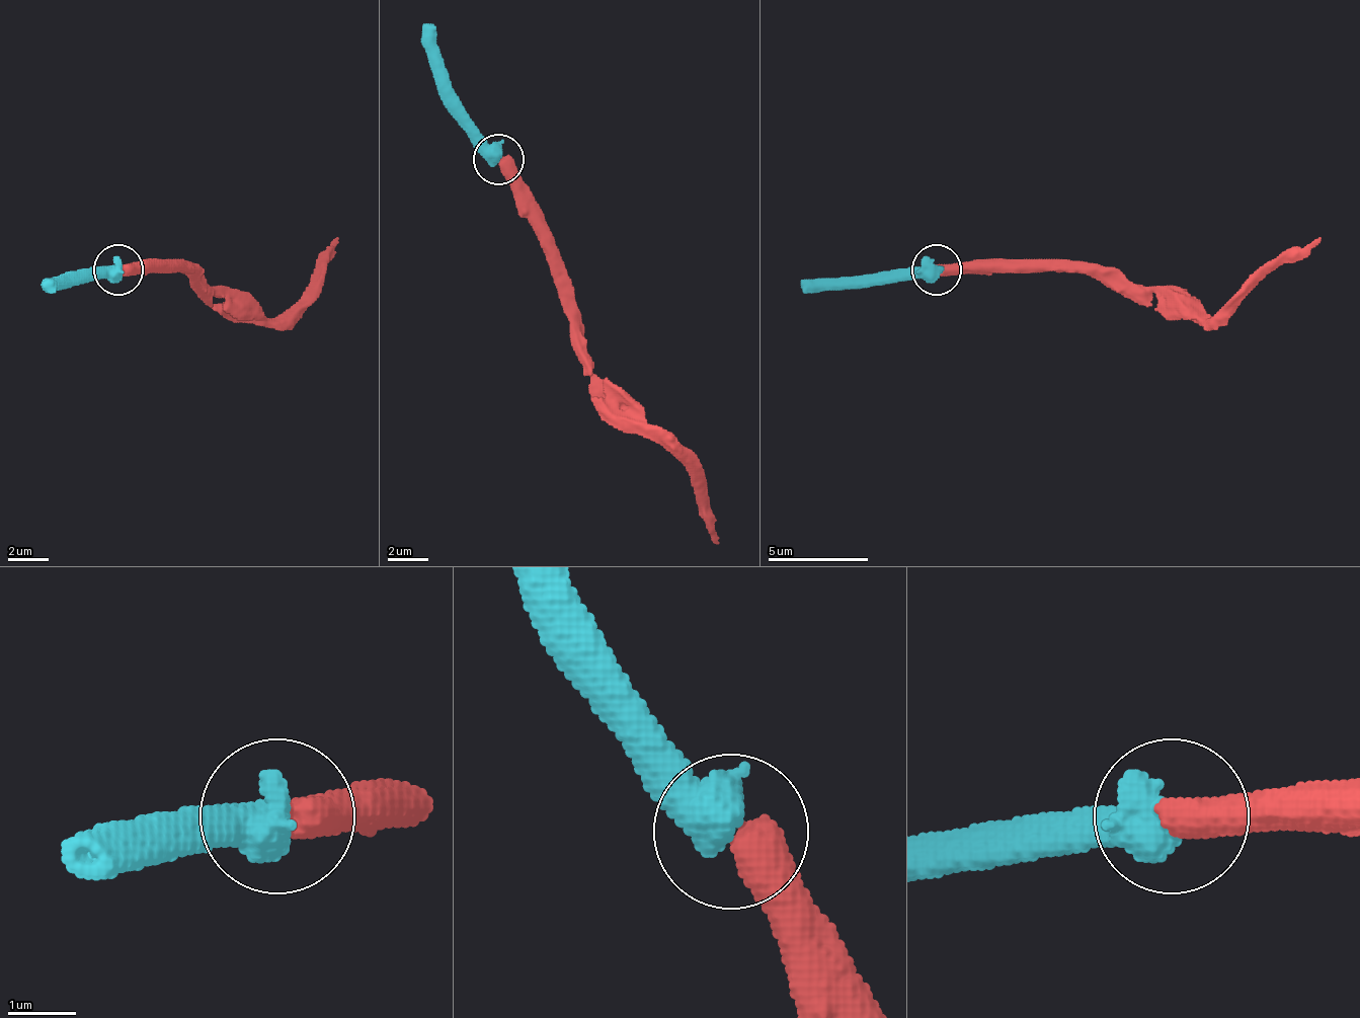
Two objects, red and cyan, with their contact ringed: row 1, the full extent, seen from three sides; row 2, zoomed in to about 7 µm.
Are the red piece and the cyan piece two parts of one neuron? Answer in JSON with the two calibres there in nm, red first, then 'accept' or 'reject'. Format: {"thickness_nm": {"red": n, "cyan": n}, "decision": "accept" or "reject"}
{"thickness_nm": {"red": 550, "cyan": 800}, "decision": "accept"}

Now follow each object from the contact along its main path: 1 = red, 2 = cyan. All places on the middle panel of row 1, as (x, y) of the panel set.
1: (499, 158), (550, 258), (574, 354), (690, 473), (705, 529), (720, 544)
2: (499, 158), (455, 97), (424, 22)

